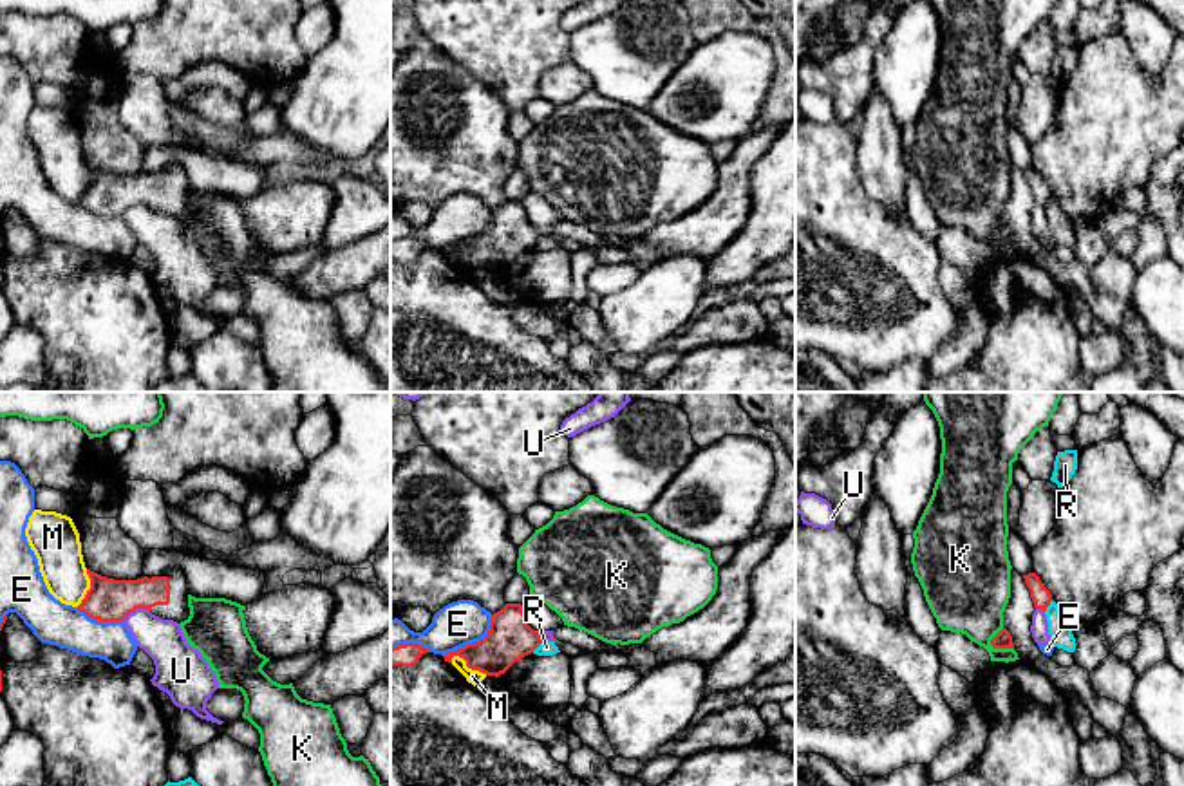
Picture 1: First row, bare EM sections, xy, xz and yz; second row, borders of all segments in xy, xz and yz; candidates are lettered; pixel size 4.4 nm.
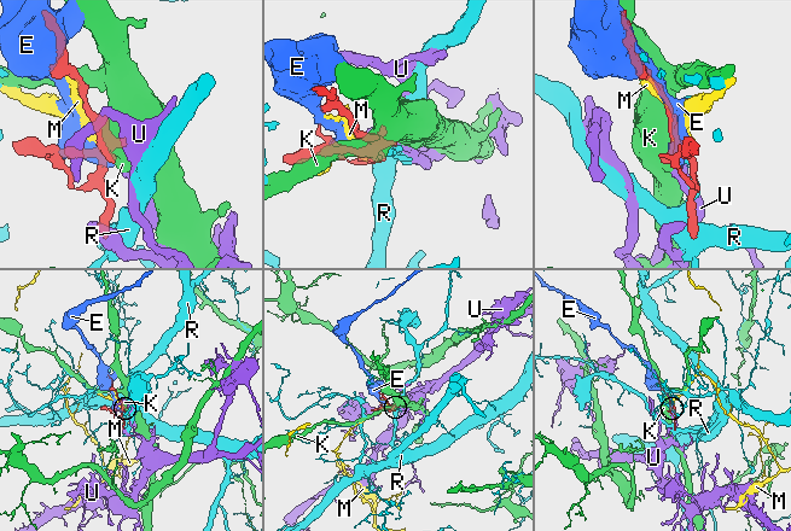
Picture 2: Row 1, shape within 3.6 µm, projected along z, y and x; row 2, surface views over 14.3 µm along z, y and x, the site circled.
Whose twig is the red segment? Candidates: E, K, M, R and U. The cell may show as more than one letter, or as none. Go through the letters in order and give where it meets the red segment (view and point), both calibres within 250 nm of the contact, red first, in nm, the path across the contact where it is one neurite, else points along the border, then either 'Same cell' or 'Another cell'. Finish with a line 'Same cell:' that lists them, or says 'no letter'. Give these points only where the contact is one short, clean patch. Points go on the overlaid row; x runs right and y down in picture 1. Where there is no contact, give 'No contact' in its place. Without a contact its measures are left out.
E: Touches red at xz (472, 644). Thickness 200 nm (red) against 200 nm. Another cell
K: Touches red at yz (993, 638). Thickness 80 nm (red) against 380 nm. Another cell
M: Touches red at xz (469, 667). Thickness 200 nm (red) against 60 nm. Another cell
R: Touches red at yz (1049, 604). Thickness 90 nm (red) against 100 nm. Another cell
U: Touches red at xy (134, 609). Thickness 190 nm (red) against 190 nm. Boundary: xy (149, 609), (134, 609), (122, 620). Another cell
Same cell: no letter

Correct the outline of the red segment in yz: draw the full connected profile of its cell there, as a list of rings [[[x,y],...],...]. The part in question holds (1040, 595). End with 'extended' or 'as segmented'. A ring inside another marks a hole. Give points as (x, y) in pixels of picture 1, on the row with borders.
[[[1009,529],[1007,551],[1009,551],[1009,560],[1010,560],[1012,569],[1018,571],[1025,578],[1034,607],[1047,611],[1047,607],[1052,602],[1052,594],[1045,587],[1045,584],[1039,580],[1039,576],[1034,573],[1034,560],[1032,560],[1030,546],[1014,529]]] | extended

